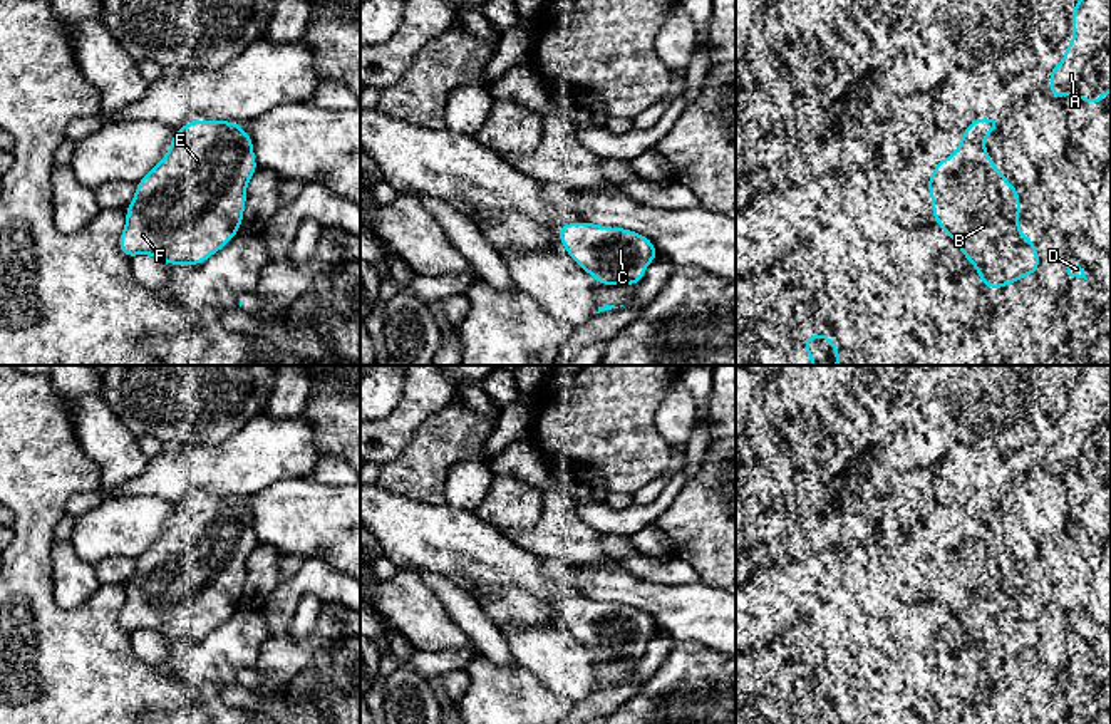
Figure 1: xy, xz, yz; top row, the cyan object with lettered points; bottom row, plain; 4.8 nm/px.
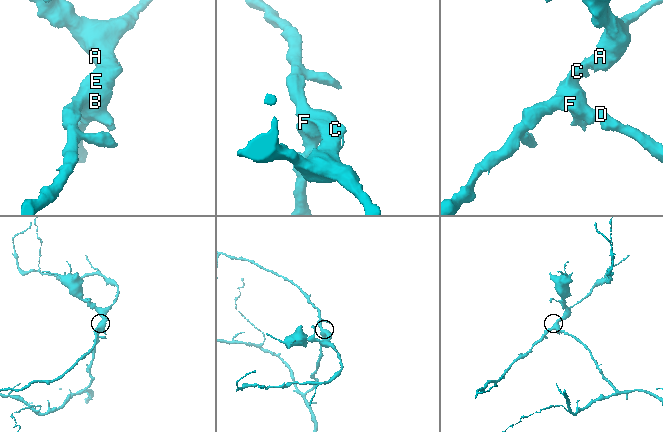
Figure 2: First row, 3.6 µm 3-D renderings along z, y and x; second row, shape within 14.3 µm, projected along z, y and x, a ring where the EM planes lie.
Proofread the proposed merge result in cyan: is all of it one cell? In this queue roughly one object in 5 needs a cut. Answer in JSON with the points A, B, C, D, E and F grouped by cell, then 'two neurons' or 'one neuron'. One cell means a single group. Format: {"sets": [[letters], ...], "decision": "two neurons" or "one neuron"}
{"sets": [["A", "B", "C", "D", "E", "F"]], "decision": "one neuron"}

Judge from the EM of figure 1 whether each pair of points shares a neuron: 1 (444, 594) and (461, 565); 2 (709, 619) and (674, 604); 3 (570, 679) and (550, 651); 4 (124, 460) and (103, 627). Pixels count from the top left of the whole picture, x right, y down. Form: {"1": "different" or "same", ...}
{"1": "different", "2": "same", "3": "same", "4": "different"}

